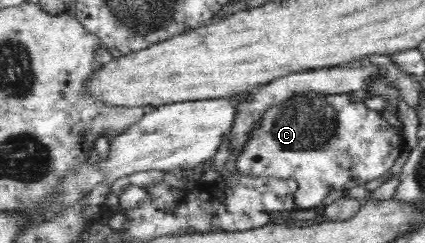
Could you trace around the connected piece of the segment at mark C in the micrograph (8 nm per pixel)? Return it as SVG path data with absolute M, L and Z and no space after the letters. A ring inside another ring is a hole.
M308 93L265 112L259 127L237 158L237 169L246 177L294 180L298 183L298 190L294 190L294 208L309 210L320 205L332 190L364 186L370 180L381 179L394 166L405 146L402 126L395 127L380 111L368 108L364 101L354 101L351 94Z

